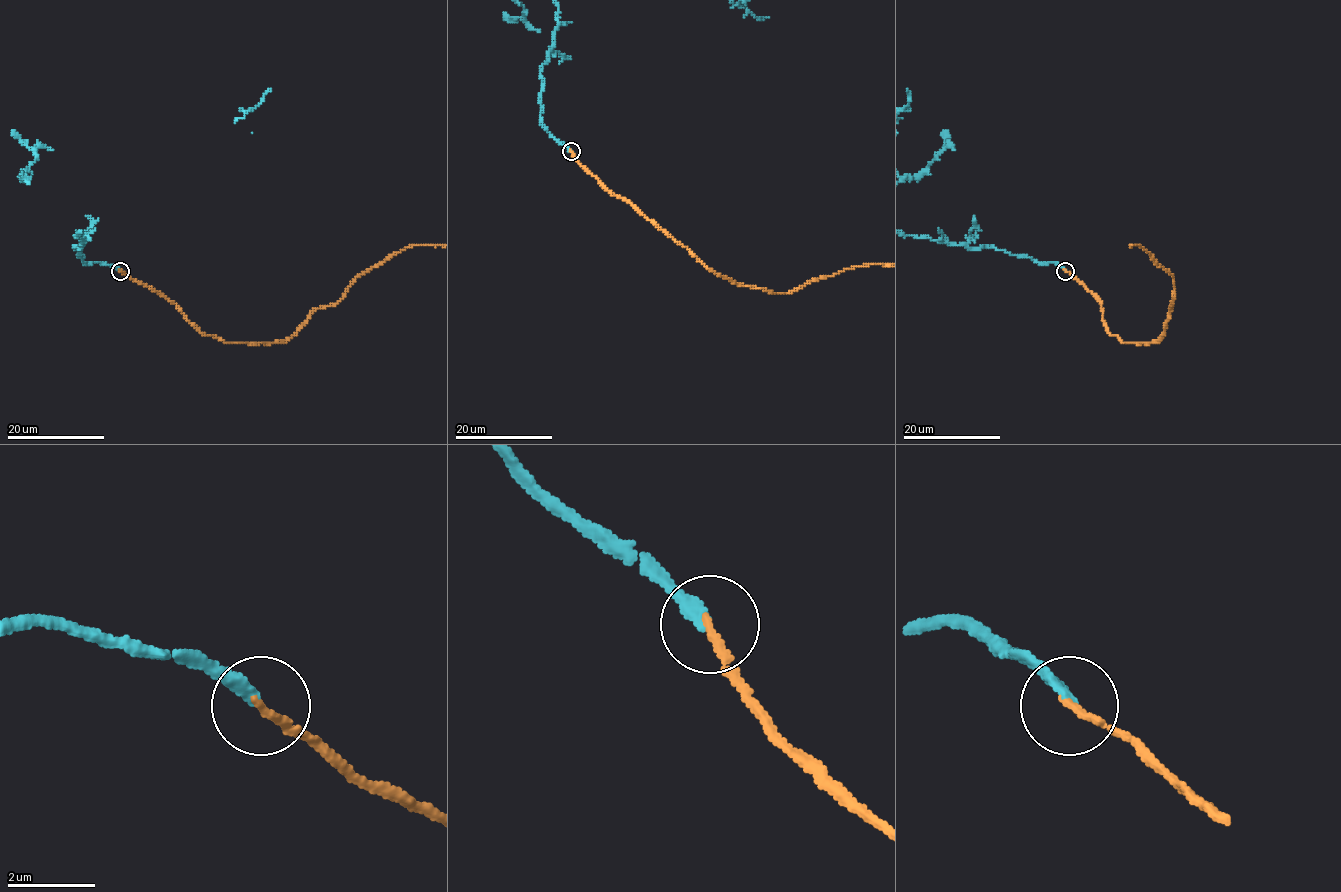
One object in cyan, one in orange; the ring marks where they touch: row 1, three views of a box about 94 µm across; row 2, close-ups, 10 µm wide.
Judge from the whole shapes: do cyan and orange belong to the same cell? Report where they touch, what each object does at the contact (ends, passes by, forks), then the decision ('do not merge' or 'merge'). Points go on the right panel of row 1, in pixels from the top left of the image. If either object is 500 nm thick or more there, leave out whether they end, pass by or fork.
place (1065, 271); cyan ends; orange ends; do not merge

